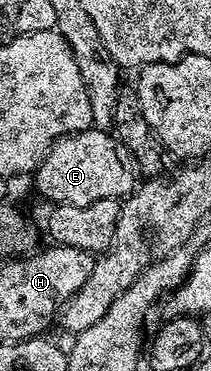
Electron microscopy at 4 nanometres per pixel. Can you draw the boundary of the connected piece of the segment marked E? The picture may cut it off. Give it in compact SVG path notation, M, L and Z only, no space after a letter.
M88 126L83 132L63 136L33 173L35 188L52 205L85 207L98 199L126 198L137 187L137 169L130 152L110 131Z

